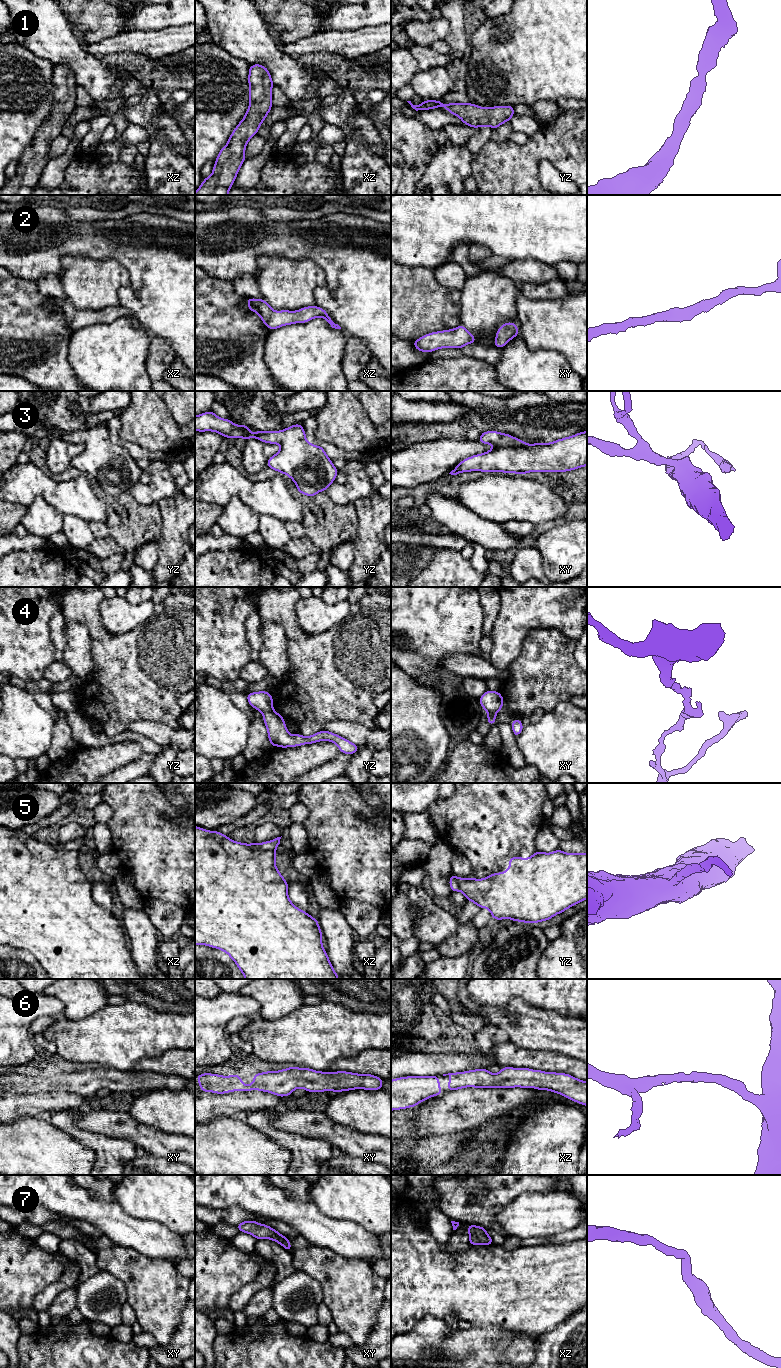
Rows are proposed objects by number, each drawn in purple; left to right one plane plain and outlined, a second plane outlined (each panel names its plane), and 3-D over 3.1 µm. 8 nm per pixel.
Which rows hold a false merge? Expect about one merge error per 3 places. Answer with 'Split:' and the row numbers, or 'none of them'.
Split: 4

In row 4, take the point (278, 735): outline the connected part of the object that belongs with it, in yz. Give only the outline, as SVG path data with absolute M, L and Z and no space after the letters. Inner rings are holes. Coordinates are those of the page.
M273 709L263 714L263 720L267 728L270 746L287 748L313 744L319 741L331 741L337 745L341 753L352 755L359 750L354 743L325 729L309 737L301 734L292 735L286 728L284 718Z

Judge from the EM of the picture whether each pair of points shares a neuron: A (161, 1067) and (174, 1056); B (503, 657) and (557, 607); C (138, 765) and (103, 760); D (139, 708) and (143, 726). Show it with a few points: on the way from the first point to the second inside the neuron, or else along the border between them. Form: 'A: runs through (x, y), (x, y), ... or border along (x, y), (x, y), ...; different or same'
A: runs through (164, 1065), (171, 1059); same
B: runs through (507, 641), (541, 607); same
C: border along (144, 752), (136, 759), (110, 772); different
D: border along (165, 725), (159, 722), (136, 720), (128, 728); different

